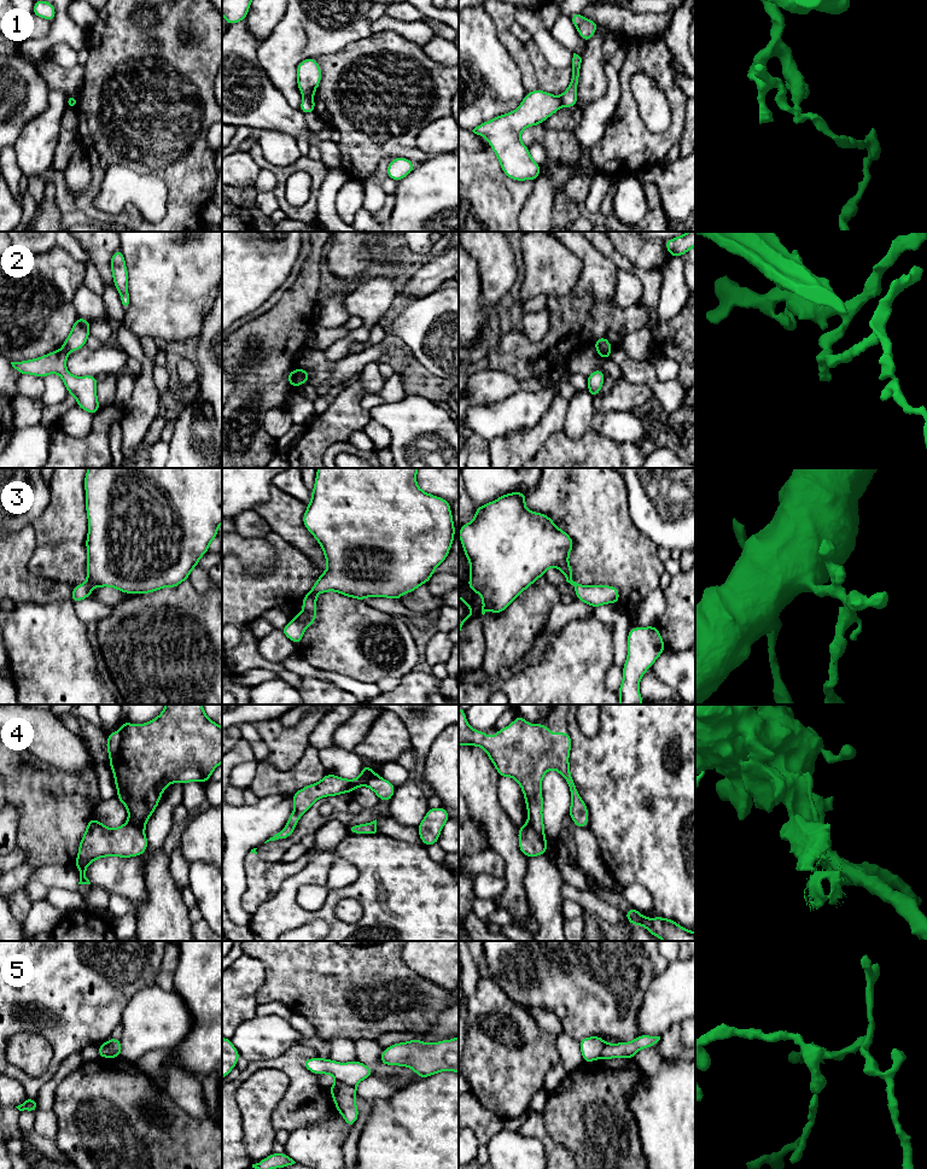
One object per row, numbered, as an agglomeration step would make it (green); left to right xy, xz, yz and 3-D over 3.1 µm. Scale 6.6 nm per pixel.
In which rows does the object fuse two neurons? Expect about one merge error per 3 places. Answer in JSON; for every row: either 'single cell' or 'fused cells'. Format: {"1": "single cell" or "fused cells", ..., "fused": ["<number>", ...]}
{"1": "fused cells", "2": "fused cells", "3": "single cell", "4": "fused cells", "5": "fused cells", "fused": ["1", "2", "4", "5"]}

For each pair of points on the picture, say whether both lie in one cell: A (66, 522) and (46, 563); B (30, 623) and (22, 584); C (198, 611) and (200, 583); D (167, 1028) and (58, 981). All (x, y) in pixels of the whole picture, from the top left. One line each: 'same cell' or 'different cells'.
A: same cell
B: different cells
C: different cells
D: different cells

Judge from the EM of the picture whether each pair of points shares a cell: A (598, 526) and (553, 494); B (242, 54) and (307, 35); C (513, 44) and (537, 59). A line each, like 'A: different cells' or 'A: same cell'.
A: same cell
B: different cells
C: different cells

